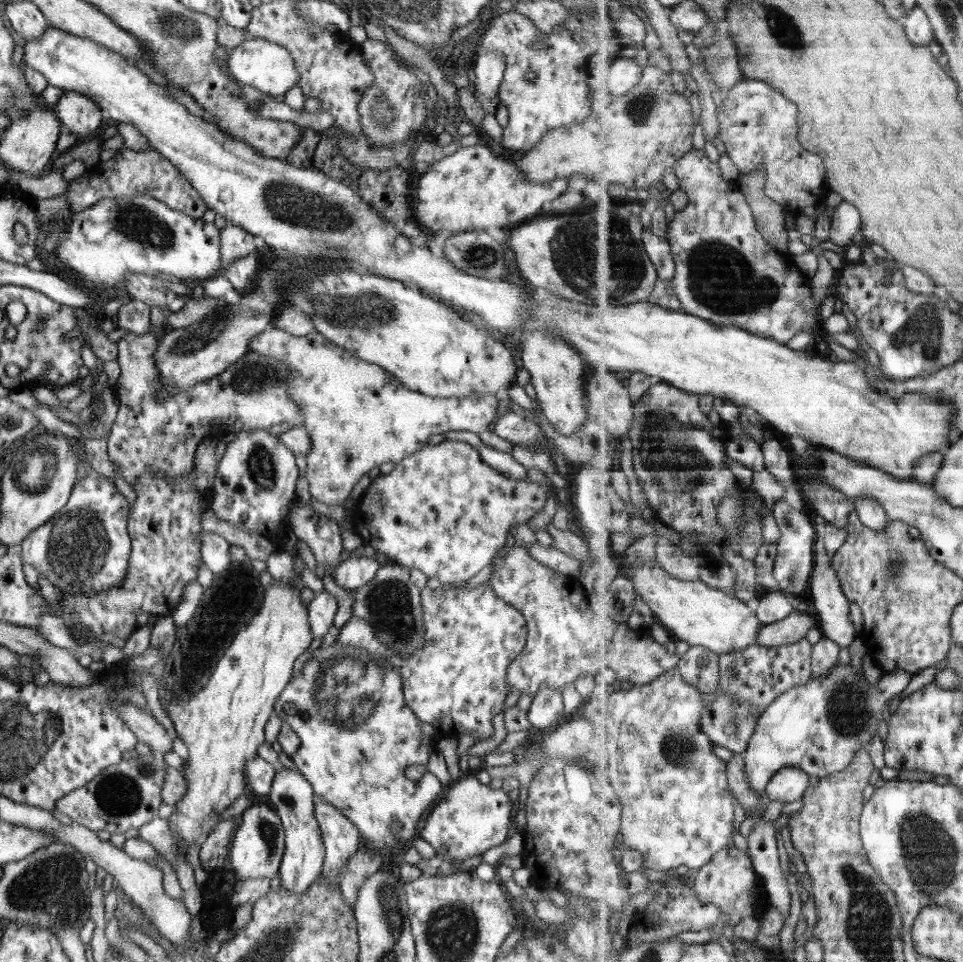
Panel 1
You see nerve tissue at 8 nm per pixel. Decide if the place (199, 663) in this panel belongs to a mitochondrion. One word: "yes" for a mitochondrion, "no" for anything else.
no

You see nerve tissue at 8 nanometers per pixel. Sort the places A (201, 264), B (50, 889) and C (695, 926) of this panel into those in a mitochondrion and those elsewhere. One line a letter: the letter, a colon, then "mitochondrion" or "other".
A: other
B: mitochondrion
C: other

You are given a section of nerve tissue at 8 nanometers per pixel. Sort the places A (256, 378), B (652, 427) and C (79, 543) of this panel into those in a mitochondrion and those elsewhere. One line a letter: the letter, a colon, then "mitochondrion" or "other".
A: mitochondrion
B: mitochondrion
C: mitochondrion

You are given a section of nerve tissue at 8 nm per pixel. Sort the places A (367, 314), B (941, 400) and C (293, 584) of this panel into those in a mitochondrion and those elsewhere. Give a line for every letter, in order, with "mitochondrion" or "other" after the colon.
A: mitochondrion
B: other
C: other

